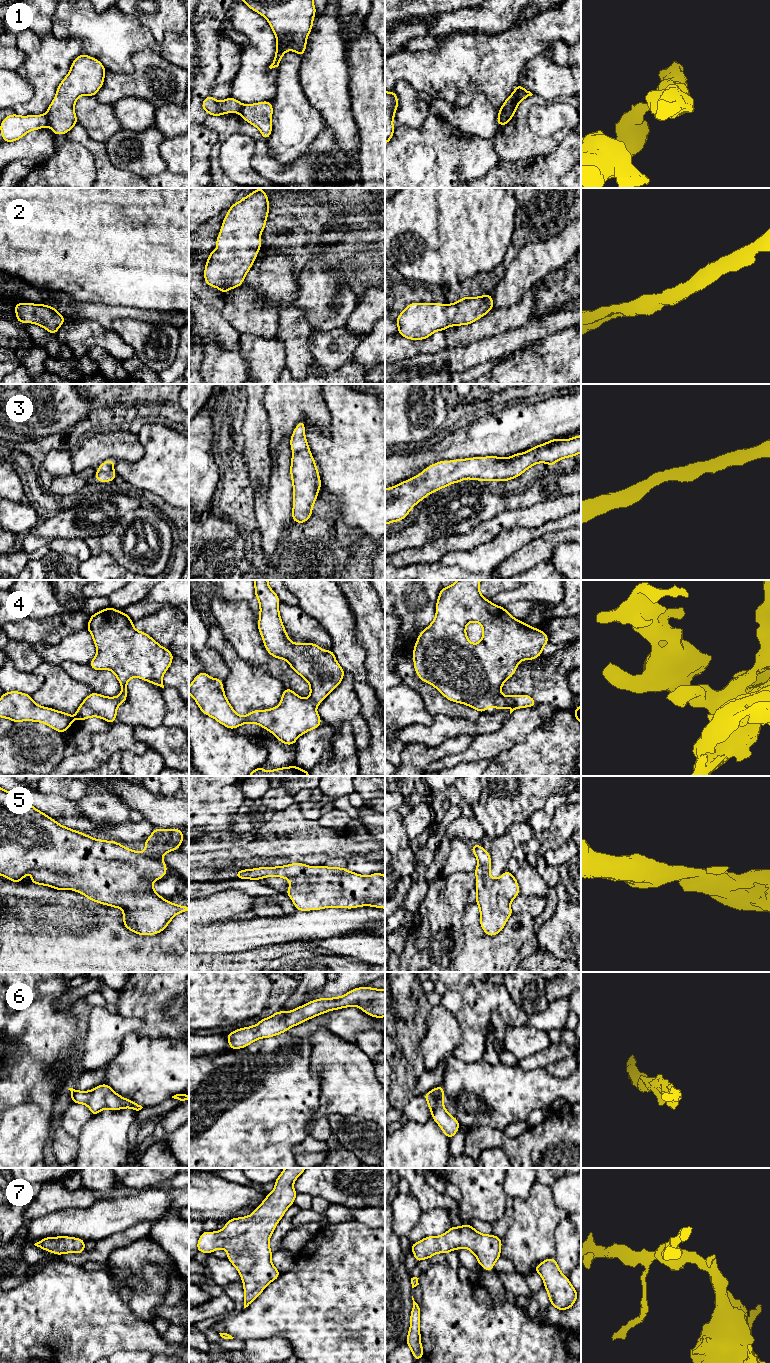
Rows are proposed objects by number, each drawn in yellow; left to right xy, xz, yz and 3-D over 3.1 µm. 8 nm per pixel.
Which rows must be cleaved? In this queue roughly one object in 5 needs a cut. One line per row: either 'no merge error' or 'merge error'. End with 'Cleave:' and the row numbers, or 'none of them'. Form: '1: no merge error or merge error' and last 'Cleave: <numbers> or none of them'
1: merge error
2: no merge error
3: no merge error
4: no merge error
5: no merge error
6: no merge error
7: no merge error
Cleave: 1

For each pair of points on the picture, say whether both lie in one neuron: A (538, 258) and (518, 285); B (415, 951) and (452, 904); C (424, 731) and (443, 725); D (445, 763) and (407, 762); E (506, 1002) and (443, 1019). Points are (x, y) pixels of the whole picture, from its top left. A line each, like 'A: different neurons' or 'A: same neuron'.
A: same neuron
B: same neuron
C: same neuron
D: different neurons
E: different neurons

